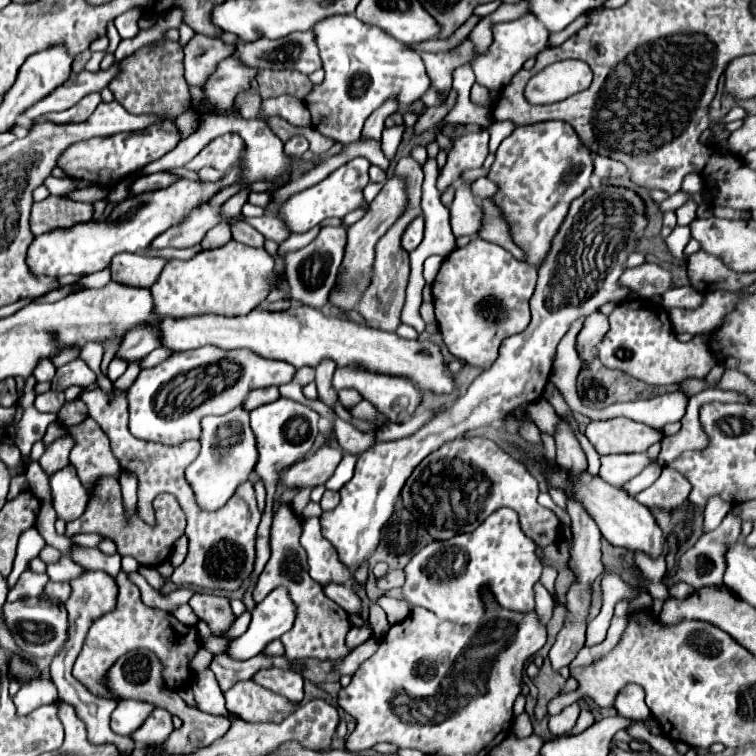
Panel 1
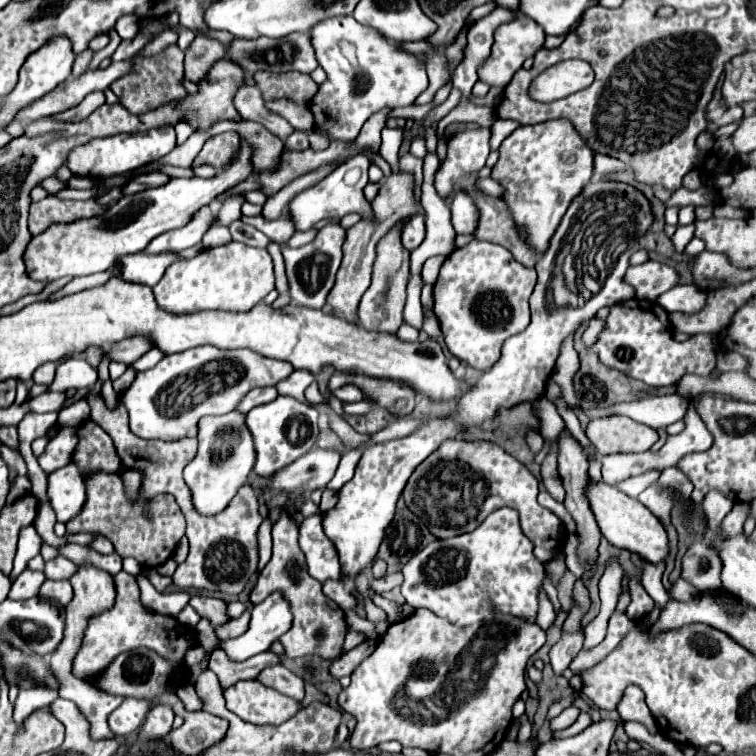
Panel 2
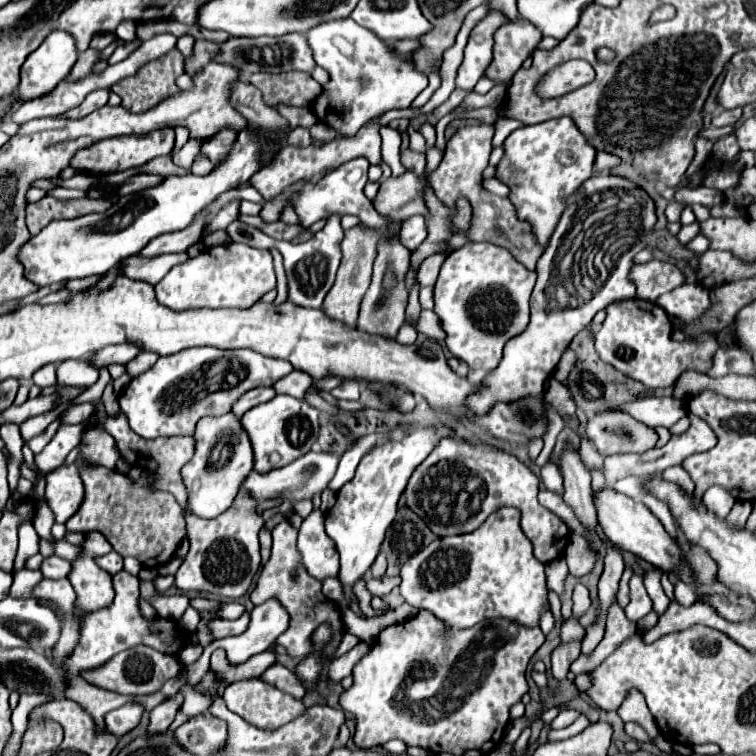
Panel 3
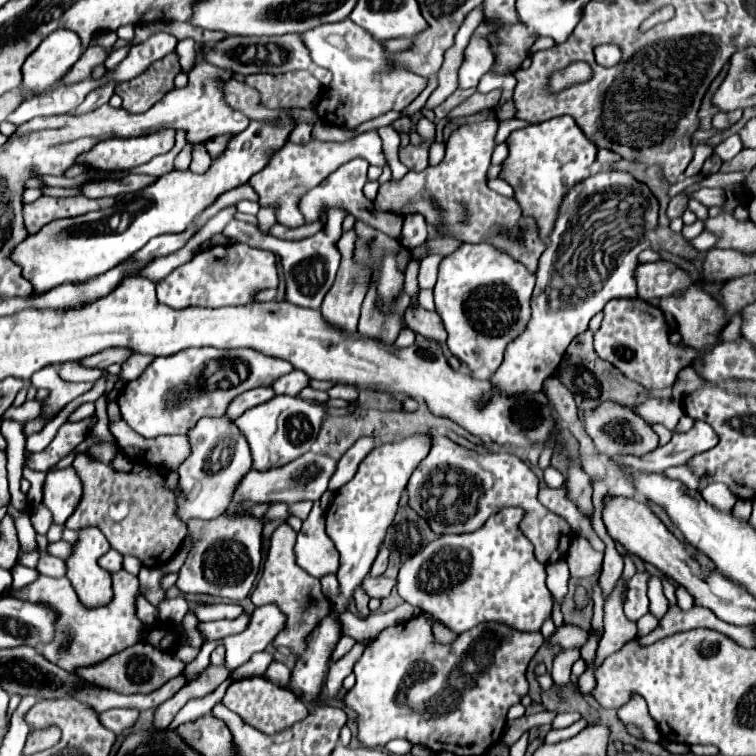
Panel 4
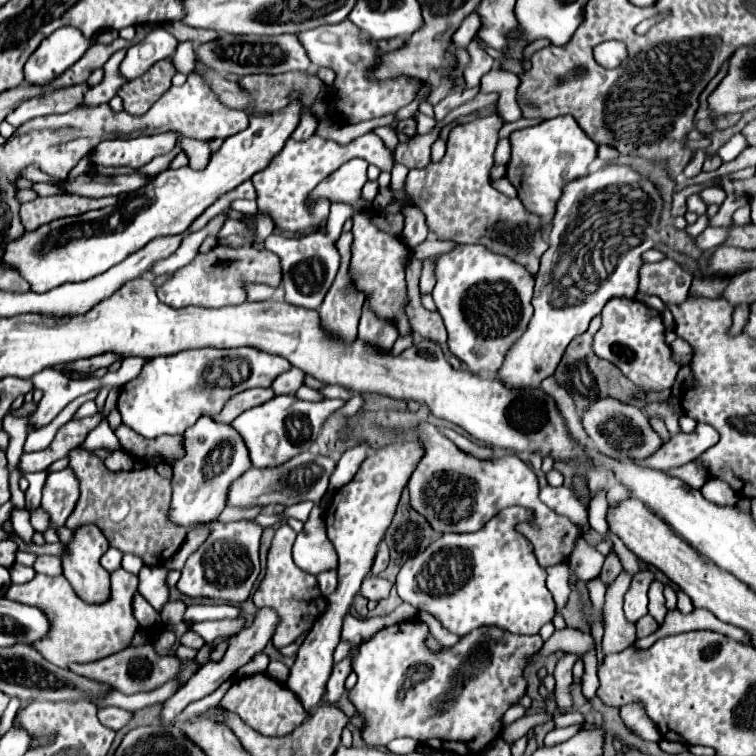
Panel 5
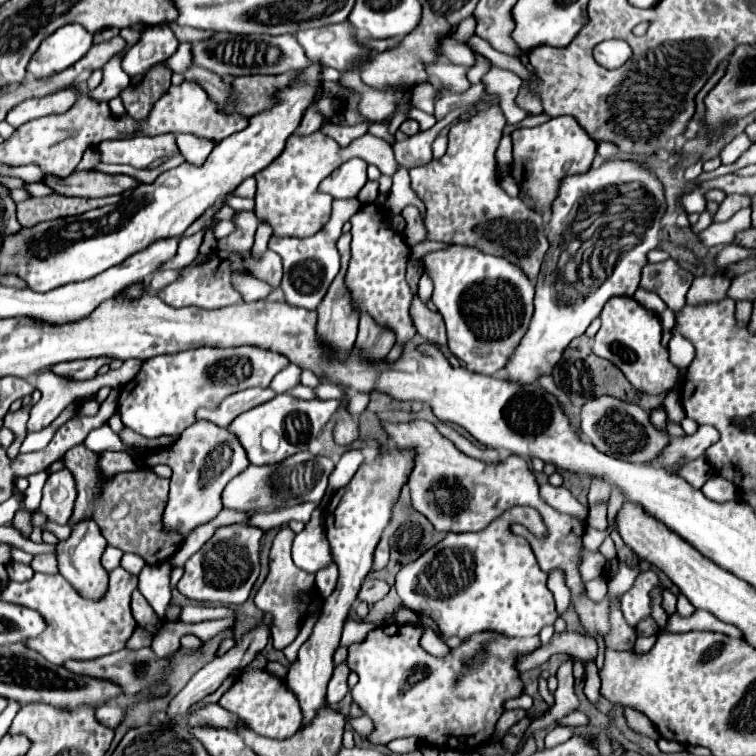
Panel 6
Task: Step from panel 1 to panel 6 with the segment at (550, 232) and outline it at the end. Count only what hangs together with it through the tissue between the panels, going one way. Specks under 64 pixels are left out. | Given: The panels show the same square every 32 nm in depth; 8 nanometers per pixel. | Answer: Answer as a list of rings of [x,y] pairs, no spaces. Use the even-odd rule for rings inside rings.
[[[570,116],[552,118],[534,128],[520,128],[512,132],[512,176],[522,194],[530,196],[536,212],[550,212],[552,202],[558,196],[558,186],[562,178],[584,174],[590,170],[590,164],[596,156],[596,142],[586,136],[586,130]]]

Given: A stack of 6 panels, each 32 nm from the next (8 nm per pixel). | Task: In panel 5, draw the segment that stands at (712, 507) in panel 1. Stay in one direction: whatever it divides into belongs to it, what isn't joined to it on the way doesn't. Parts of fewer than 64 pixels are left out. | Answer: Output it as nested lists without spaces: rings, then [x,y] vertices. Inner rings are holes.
[[[708,480],[700,492],[706,500],[718,506],[732,506],[738,502],[738,496],[734,494],[734,490],[722,480]]]

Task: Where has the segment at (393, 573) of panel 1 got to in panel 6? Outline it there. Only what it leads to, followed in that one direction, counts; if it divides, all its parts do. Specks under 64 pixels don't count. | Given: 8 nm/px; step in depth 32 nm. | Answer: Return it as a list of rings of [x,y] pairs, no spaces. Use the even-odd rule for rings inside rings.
[[[366,578],[362,584],[362,590],[358,594],[358,600],[364,600],[368,604],[376,604],[378,600],[382,600],[386,594],[390,592],[390,584],[386,584],[384,580],[378,578]]]

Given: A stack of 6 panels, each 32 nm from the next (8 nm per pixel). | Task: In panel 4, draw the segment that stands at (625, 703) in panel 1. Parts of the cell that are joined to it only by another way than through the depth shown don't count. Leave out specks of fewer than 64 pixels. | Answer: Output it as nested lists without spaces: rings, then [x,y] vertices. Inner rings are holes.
[[[634,694],[620,710],[618,710],[618,716],[624,724],[636,724],[638,728],[642,728],[646,740],[650,742],[658,742],[660,740],[660,732],[654,724],[654,718],[650,716],[648,708],[646,708],[646,702],[642,700],[642,696]]]

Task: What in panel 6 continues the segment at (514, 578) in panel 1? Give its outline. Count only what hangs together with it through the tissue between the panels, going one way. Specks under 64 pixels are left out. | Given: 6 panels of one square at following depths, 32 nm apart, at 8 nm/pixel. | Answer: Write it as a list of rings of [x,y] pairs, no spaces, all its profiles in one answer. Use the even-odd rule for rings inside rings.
[[[510,508],[484,530],[474,534],[446,534],[444,540],[428,548],[420,558],[408,562],[396,576],[398,596],[416,614],[428,614],[440,626],[444,636],[472,636],[480,630],[498,630],[506,636],[536,636],[546,624],[554,624],[558,612],[552,592],[546,586],[546,572],[540,570],[536,556],[522,536],[514,536],[510,526],[518,520],[536,520],[532,508]]]

